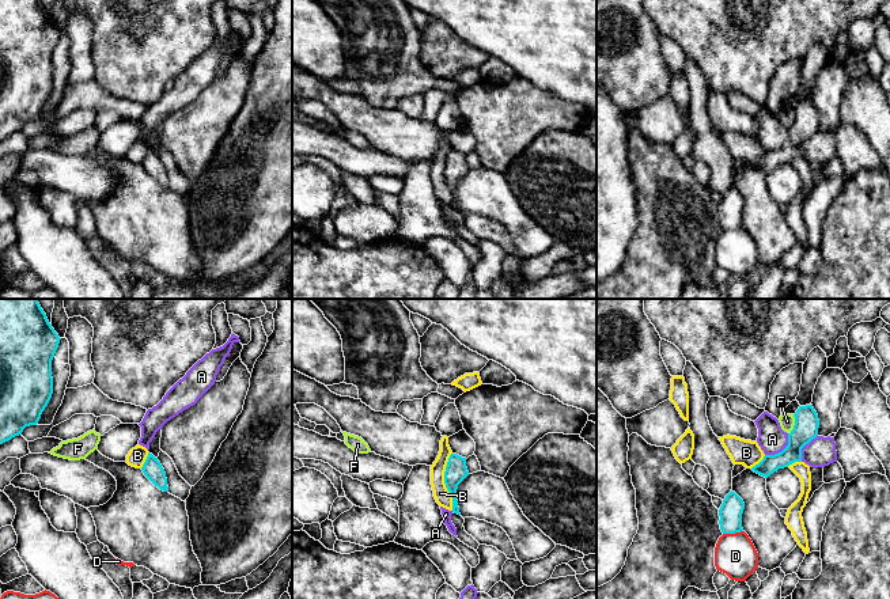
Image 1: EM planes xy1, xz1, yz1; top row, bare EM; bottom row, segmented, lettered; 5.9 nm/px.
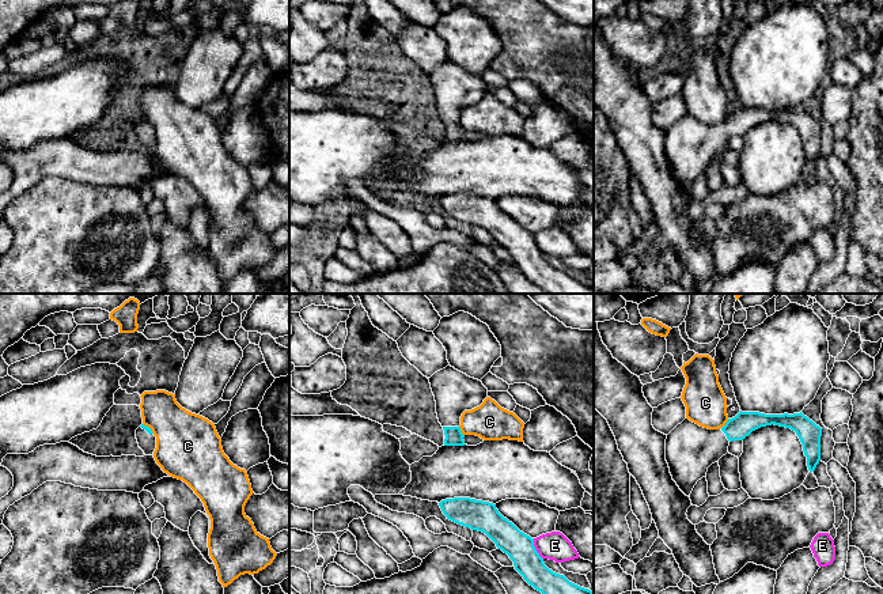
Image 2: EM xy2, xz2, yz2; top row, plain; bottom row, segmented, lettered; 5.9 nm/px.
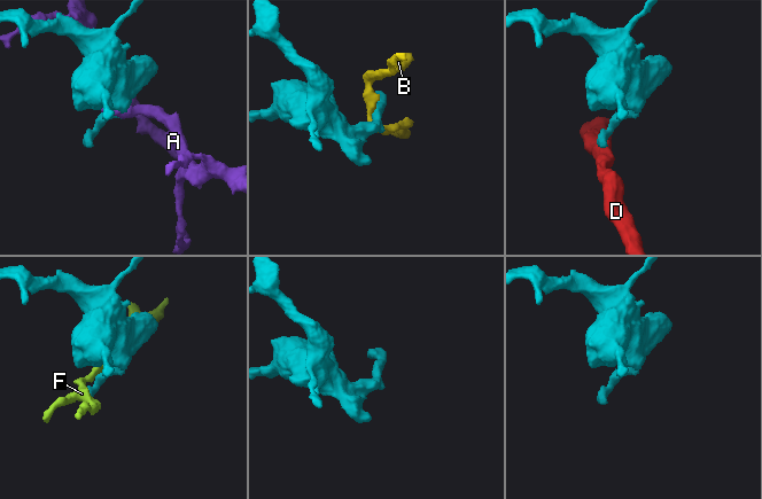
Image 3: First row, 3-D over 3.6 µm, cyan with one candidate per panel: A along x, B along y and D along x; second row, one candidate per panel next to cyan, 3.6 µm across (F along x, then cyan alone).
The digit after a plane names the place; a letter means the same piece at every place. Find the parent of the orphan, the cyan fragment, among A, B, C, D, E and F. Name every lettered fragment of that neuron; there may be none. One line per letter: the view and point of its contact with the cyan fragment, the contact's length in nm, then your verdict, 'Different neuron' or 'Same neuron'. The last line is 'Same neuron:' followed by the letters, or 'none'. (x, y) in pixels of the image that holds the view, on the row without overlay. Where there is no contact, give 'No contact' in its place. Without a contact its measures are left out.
A: Touches cyan at yz1 (783, 146). Shared border 190 nm. Different neuron
B: Touches cyan at xz1 (444, 177). Shared border 340 nm. Different neuron
C: Touches cyan at yz2 (726, 120). Shared border 80 nm. Different neuron
D: Touches cyan at yz1 (733, 228). Shared border 120 nm. Different neuron
E: Touches cyan at xz2 (535, 245). Shared border 140 nm. Different neuron
F: Touches cyan at yz1 (795, 120). Shared border 120 nm. Different neuron
Same neuron: none

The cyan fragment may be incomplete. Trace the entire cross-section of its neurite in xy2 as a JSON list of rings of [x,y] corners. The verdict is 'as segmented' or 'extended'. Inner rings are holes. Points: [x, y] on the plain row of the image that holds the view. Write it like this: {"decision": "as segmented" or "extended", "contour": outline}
{"decision": "extended", "contour": [[[141,120],[136,125],[136,135],[139,143],[144,147],[145,151],[154,151],[154,147],[156,144],[156,132],[149,122]]]}

